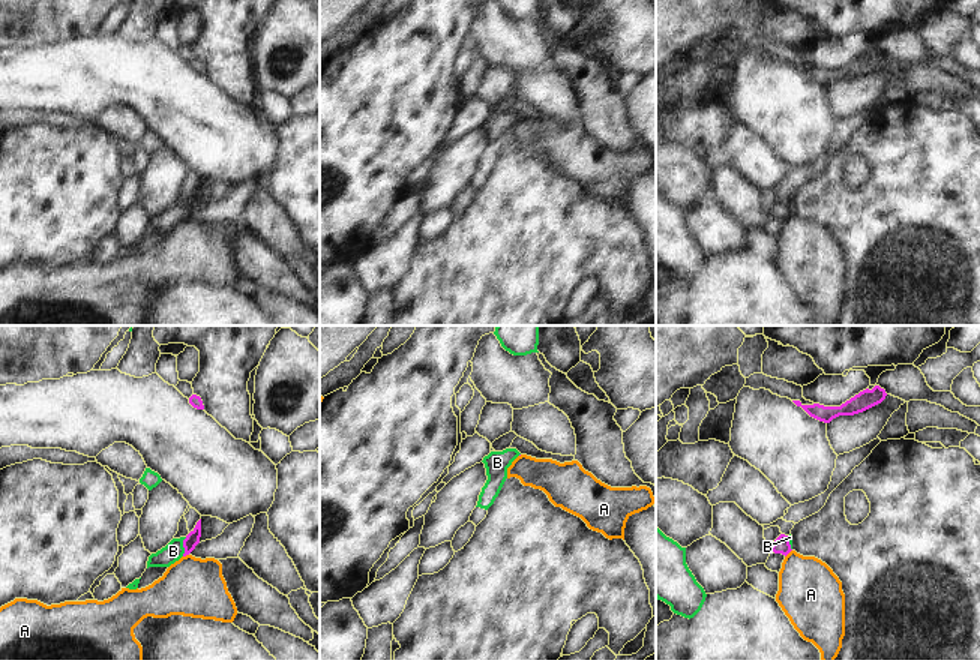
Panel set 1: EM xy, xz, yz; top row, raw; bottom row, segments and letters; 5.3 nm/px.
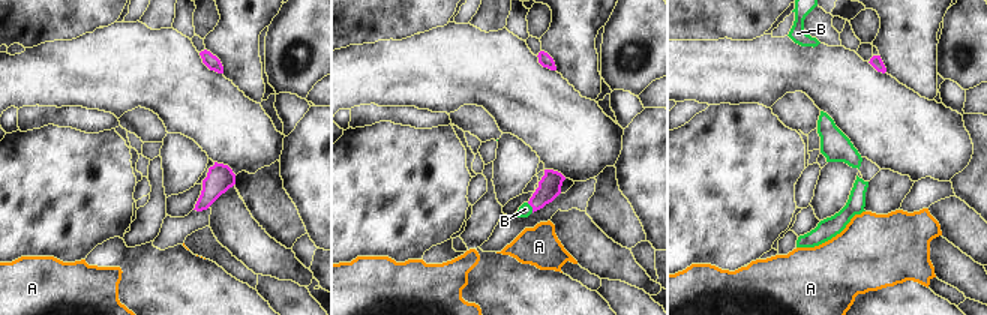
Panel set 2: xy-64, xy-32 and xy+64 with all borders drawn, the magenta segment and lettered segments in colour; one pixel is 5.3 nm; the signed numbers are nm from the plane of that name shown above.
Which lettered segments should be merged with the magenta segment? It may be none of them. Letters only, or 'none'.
B

